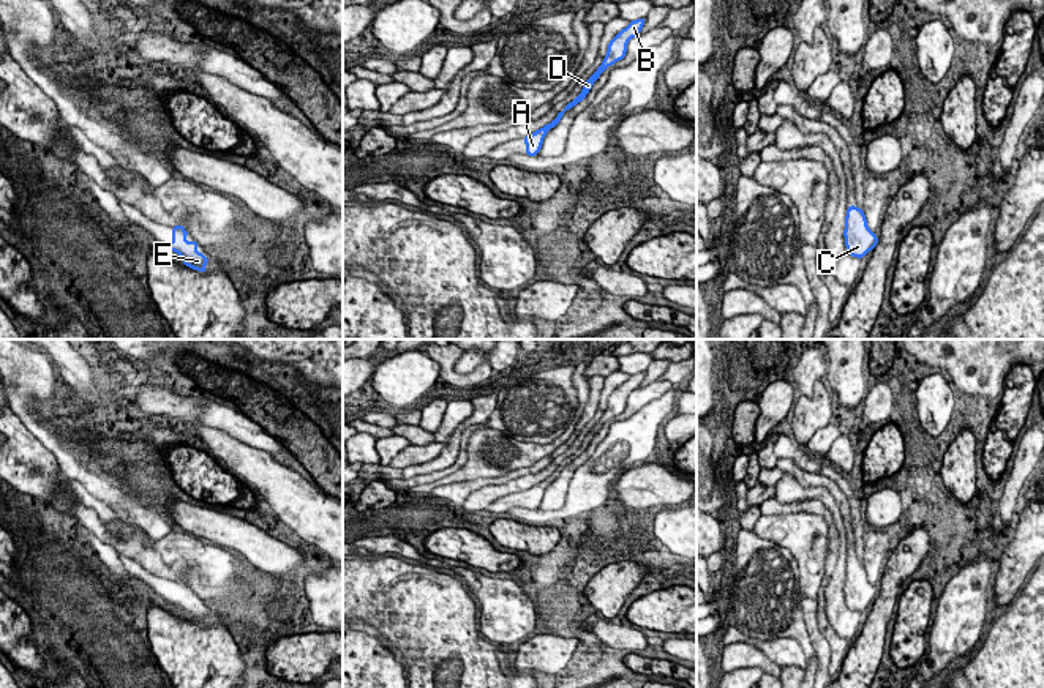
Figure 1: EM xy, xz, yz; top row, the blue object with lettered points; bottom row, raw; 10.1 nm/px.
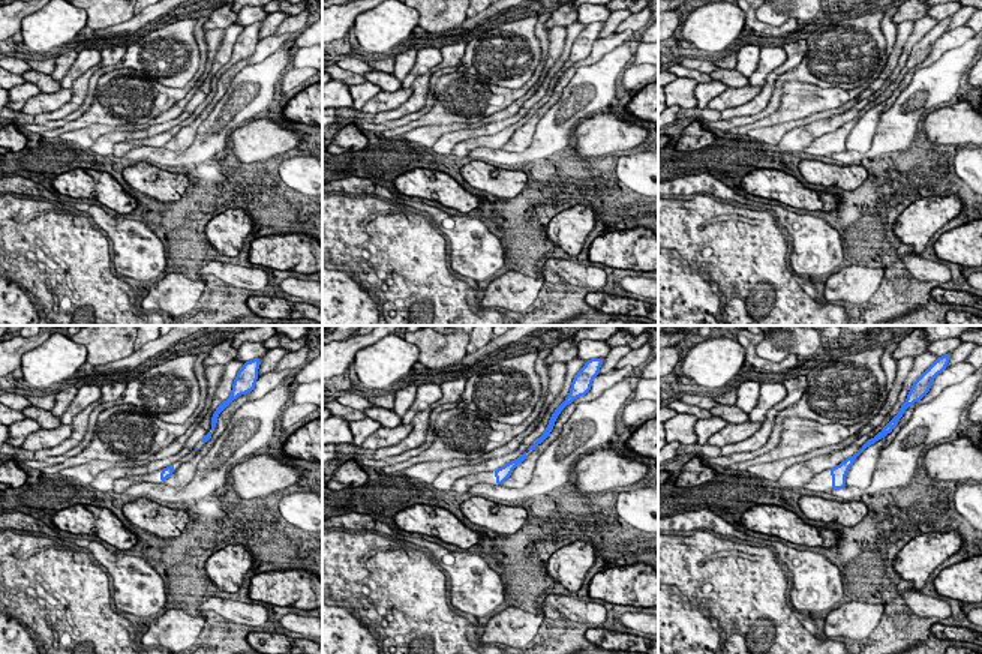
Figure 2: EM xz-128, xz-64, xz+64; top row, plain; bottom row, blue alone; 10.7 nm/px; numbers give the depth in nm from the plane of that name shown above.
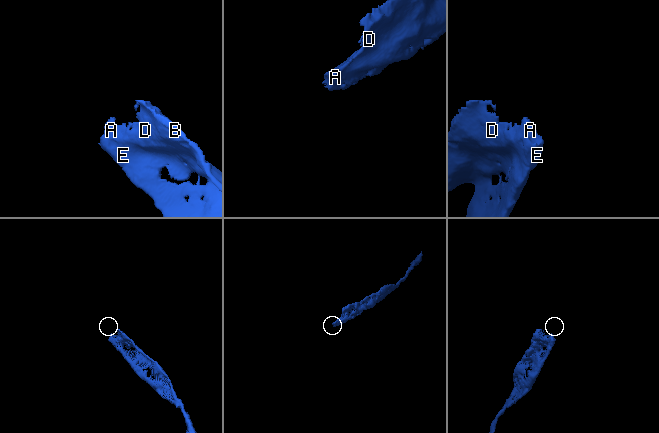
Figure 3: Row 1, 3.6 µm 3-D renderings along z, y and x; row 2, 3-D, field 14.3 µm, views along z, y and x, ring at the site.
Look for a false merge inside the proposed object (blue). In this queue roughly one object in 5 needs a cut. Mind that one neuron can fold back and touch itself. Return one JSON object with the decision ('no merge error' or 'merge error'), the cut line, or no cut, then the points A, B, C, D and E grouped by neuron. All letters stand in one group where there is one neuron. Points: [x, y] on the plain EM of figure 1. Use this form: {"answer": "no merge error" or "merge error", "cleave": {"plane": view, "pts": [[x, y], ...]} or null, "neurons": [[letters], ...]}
{"answer": "no merge error", "cleave": null, "neurons": [["A", "B", "C", "D", "E"]]}

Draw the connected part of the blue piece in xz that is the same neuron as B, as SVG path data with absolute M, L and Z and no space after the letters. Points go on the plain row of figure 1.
M637 372L632 374L625 382L622 382L608 398L608 404L606 409L602 415L602 418L597 421L597 424L586 434L581 447L572 454L569 456L559 467L558 470L545 478L543 481L537 483L535 486L523 491L524 497L526 497L526 508L528 510L537 510L537 507L542 502L543 492L546 489L546 486L554 481L561 472L564 470L565 464L570 464L573 459L576 459L578 456L581 456L586 448L589 447L589 443L592 442L594 436L600 431L600 428L611 418L614 418L616 415L622 413L625 410L627 406L627 398L632 391L635 391L637 388L640 388L643 379L646 376L644 372Z

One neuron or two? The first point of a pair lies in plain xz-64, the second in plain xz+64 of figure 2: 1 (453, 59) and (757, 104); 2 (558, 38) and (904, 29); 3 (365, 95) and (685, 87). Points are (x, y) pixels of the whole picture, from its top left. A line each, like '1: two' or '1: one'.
1: one
2: one
3: two

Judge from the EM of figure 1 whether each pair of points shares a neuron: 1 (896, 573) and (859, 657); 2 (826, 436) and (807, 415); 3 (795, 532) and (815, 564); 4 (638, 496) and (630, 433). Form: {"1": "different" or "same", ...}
{"1": "same", "2": "different", "3": "same", "4": "different"}

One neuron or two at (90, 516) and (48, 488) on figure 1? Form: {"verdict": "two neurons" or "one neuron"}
{"verdict": "one neuron"}

